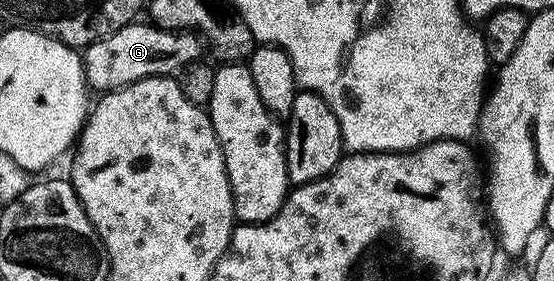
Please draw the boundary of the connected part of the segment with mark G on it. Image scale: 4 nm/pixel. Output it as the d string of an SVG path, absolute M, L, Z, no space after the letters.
M130 23L95 43L86 45L83 50L85 83L90 90L104 95L113 89L122 89L139 79L167 77L176 74L185 65L198 60L203 53L203 45L197 34L172 29L159 29L152 23L137 25Z

